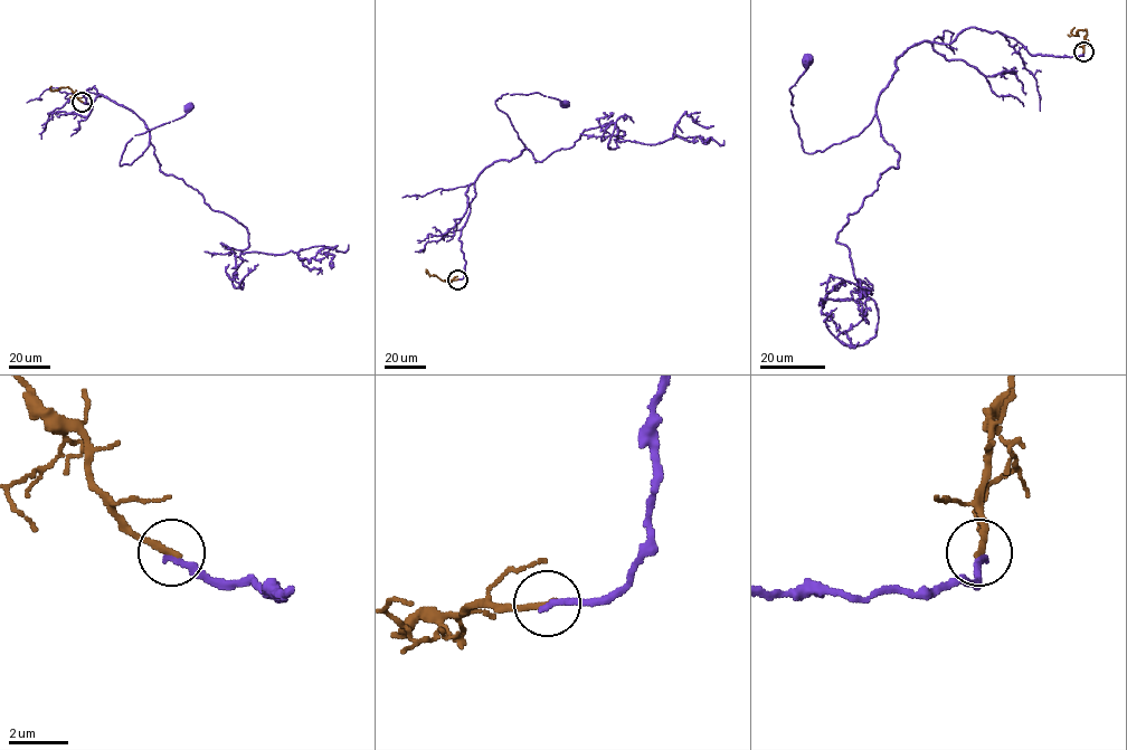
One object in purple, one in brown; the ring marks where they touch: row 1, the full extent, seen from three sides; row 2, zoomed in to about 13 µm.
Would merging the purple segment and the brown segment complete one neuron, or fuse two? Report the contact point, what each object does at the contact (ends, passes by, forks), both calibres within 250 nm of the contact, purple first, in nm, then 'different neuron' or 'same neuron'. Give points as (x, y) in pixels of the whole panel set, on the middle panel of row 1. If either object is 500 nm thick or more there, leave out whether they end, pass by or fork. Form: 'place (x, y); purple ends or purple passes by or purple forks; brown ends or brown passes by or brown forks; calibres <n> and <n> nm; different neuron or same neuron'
place (457, 279); purple ends; brown ends; calibres 240 and 240 nm; same neuron

